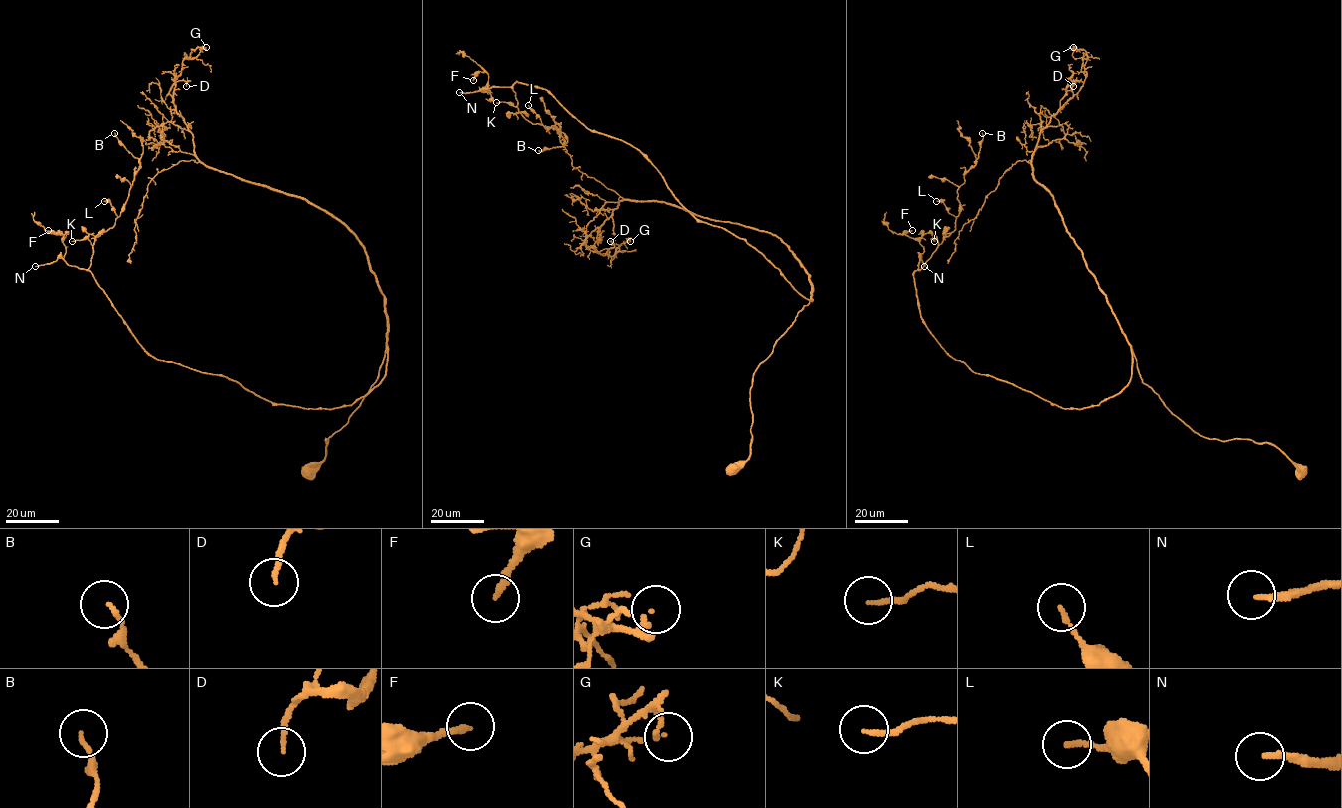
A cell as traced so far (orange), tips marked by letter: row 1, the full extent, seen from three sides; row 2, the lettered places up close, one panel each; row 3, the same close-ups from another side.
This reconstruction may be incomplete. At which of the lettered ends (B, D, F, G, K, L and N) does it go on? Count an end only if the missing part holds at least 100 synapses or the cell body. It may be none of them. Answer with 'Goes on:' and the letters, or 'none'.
Goes on: N

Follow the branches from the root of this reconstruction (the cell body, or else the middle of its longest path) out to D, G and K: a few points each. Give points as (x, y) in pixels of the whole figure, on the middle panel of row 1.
D: (734, 472), (753, 375), (810, 276), (775, 235), (662, 201), (620, 201), (594, 247), (610, 241)
G: (734, 472), (753, 375), (810, 276), (775, 235), (662, 201), (620, 201), (594, 247), (630, 241)
K: (734, 472), (750, 454), (755, 370), (812, 300), (547, 90), (516, 82), (517, 106), (496, 102)

